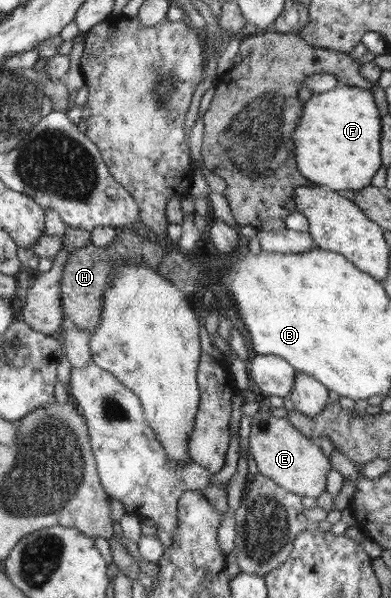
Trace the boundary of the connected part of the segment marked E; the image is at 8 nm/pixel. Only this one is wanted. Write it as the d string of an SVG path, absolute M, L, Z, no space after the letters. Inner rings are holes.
M257 411L252 417L248 447L258 471L286 491L316 499L326 492L327 473L332 469L330 459L323 454L317 441L302 435L288 418L278 419L270 411Z

